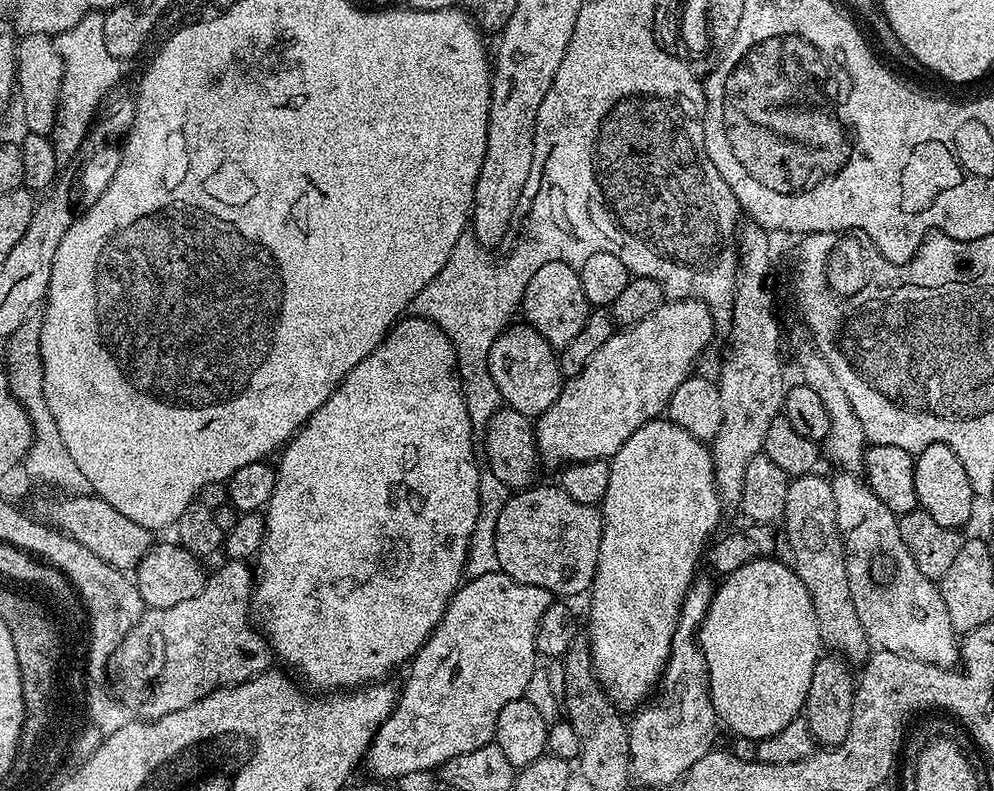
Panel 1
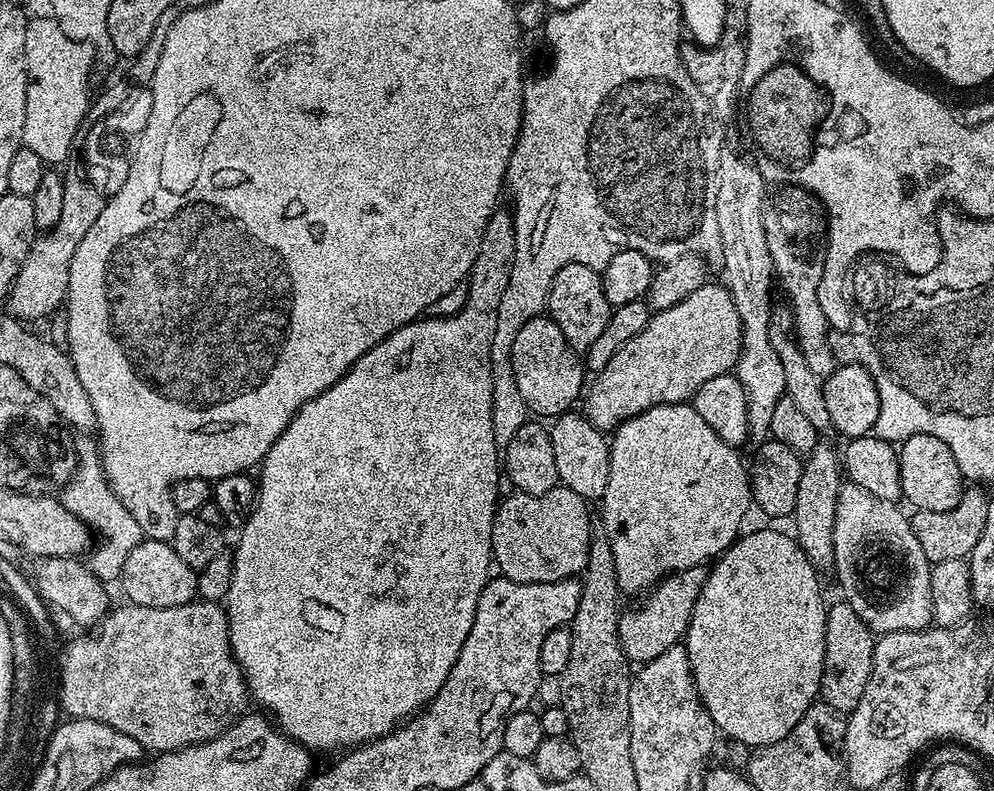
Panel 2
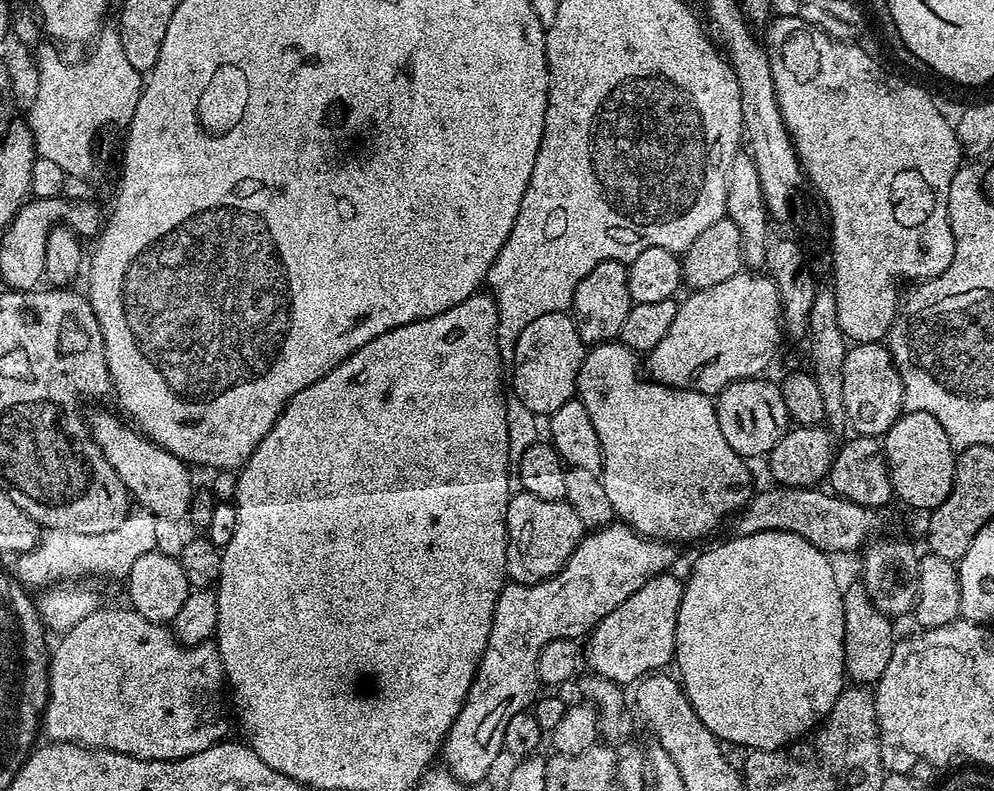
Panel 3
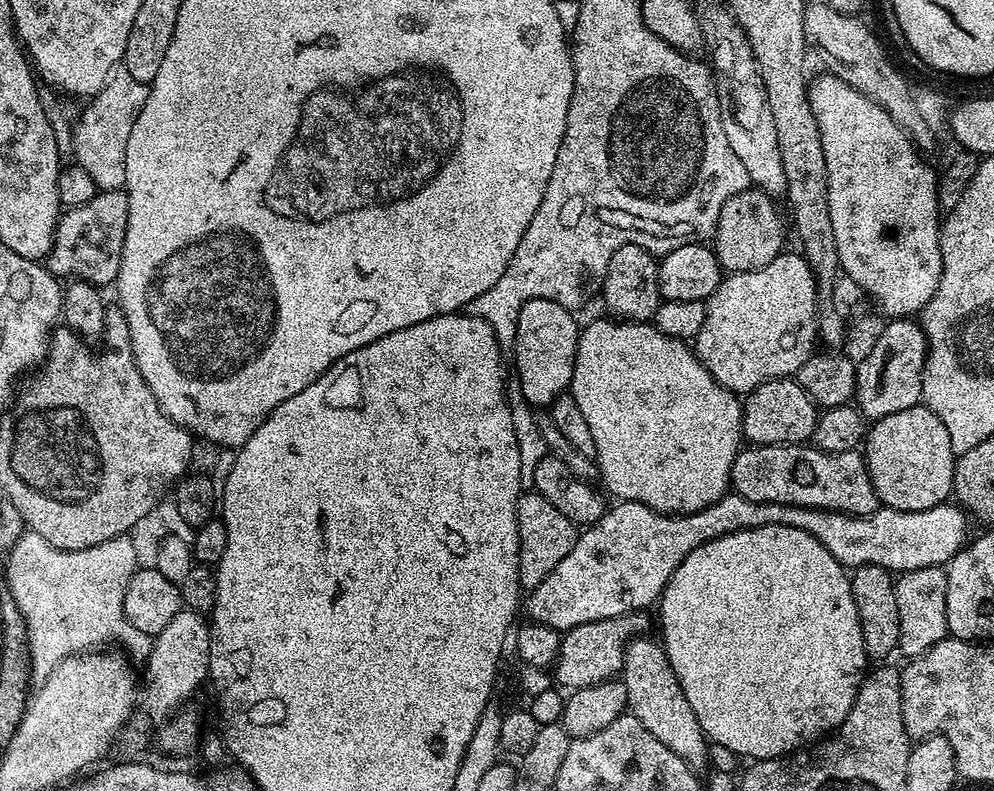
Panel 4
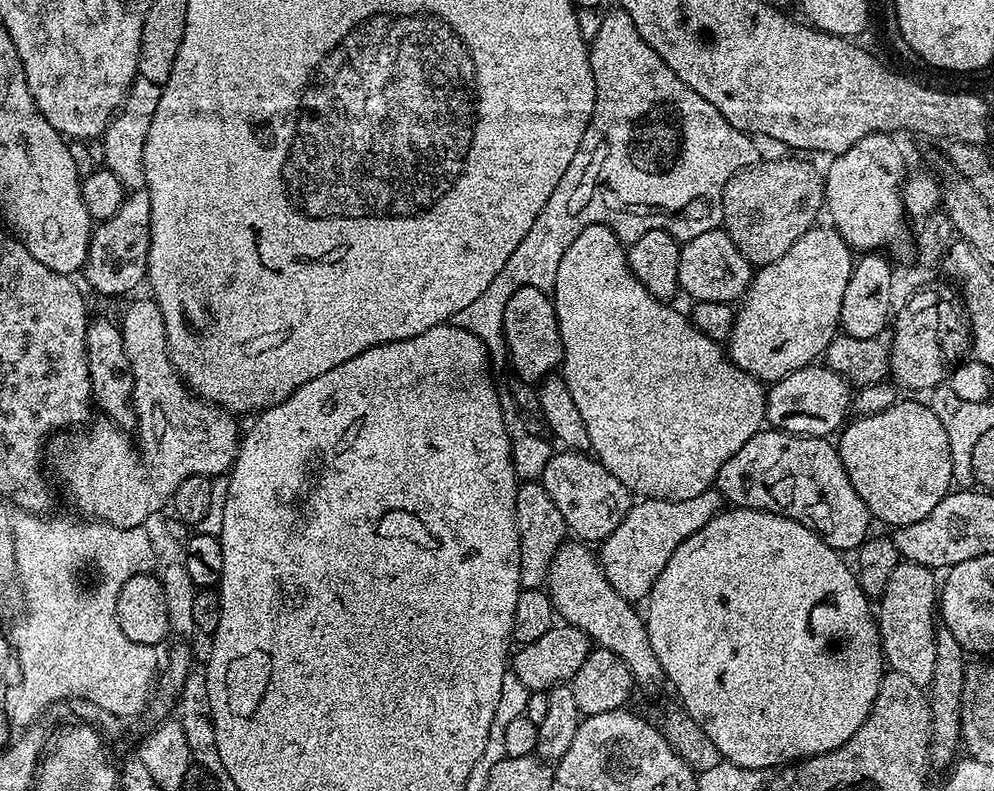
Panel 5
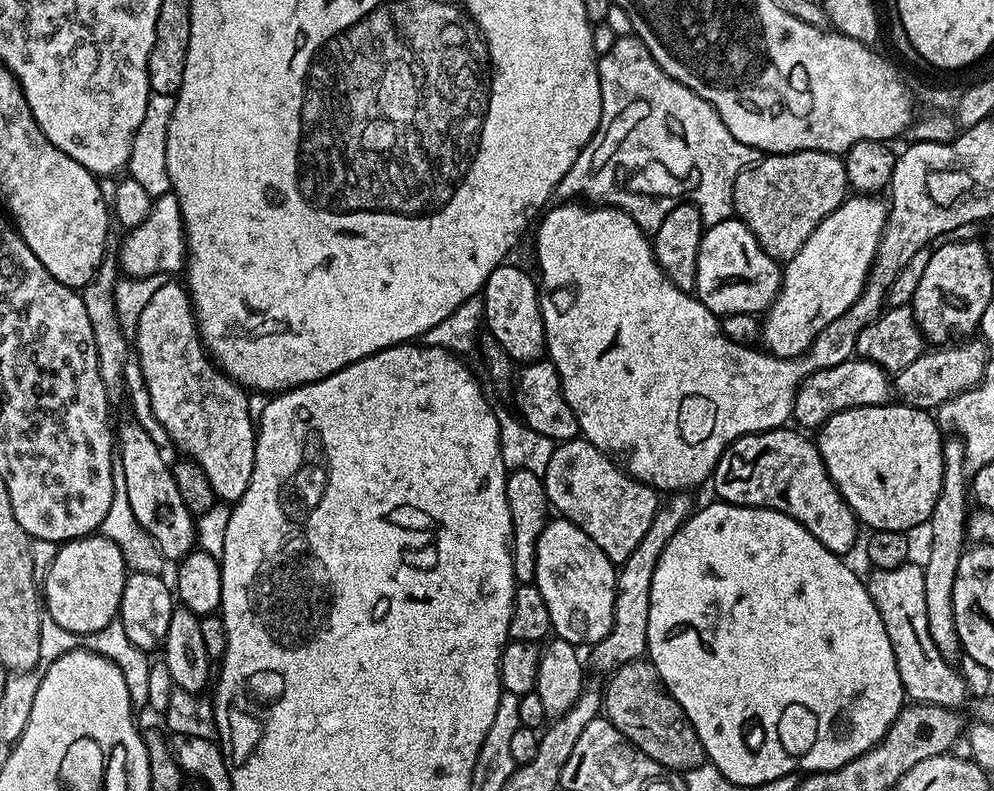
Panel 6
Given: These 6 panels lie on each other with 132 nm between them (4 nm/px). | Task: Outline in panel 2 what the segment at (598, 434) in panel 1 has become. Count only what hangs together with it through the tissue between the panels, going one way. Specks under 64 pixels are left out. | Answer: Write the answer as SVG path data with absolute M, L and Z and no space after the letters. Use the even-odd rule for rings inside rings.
M705 282L701 288L694 290L694 294L690 294L690 298L682 298L678 306L670 306L661 312L653 311L642 334L630 338L630 342L626 342L626 346L617 350L595 373L596 381L587 385L586 399L583 401L583 411L595 428L615 430L623 420L634 418L654 406L691 401L699 388L710 382L710 378L731 373L735 369L742 346L742 322L738 318L738 310L734 310L728 287L720 282L712 283Z

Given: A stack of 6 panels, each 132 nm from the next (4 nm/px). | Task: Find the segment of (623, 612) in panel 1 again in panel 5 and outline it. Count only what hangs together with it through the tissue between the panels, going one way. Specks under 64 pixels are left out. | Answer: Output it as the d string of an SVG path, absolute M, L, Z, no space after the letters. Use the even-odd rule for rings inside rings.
M586 226L570 250L558 262L558 274L550 290L564 347L562 375L570 386L570 398L586 422L591 451L622 486L649 500L693 500L713 487L722 466L750 438L765 427L766 388L728 359L717 341L706 338L671 303L654 298L628 265L625 245L613 228Z

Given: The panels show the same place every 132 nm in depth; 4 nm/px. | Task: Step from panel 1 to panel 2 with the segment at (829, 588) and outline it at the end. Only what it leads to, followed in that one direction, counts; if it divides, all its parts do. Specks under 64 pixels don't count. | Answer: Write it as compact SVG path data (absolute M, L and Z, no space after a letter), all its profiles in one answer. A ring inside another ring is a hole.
M817 442L804 460L802 479L798 482L798 502L794 502L791 515L791 519L796 520L794 539L817 570L831 569L834 565L834 526L841 483L841 453L837 449L835 452L828 442Z

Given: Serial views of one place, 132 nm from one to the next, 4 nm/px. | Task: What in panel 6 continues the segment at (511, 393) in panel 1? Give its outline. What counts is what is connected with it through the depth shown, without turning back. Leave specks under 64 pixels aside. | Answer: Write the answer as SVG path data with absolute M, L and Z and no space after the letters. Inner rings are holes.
M512 262L500 264L490 274L490 278L486 278L482 299L486 332L501 344L512 361L525 365L545 355L540 293L533 277L531 280L522 269L515 268Z

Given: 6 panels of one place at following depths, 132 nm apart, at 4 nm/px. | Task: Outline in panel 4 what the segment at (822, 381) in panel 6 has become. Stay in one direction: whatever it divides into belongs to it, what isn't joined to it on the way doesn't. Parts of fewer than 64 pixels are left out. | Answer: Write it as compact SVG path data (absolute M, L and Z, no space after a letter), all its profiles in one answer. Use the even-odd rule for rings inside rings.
M794 378L782 380L771 380L754 391L747 393L743 401L744 417L740 431L743 439L749 445L759 446L761 444L803 444L811 441L818 409L816 403L809 398L806 390Z

